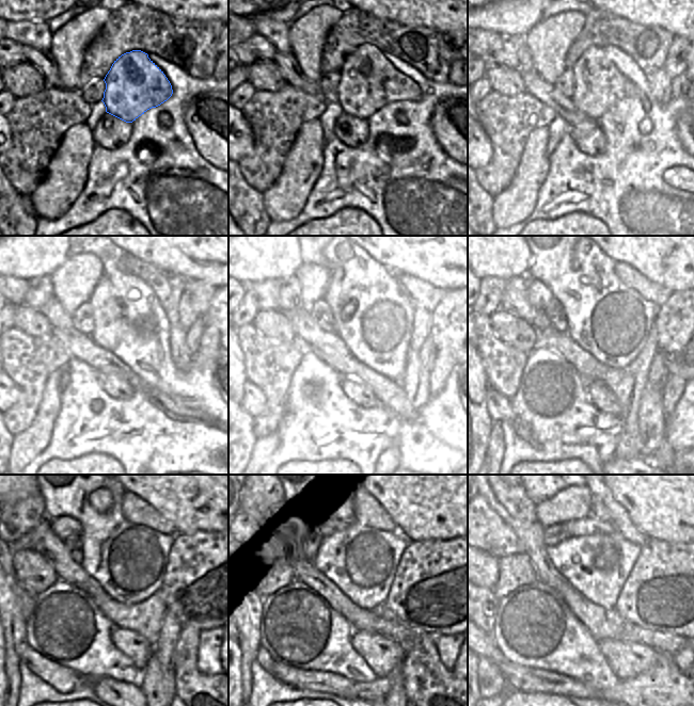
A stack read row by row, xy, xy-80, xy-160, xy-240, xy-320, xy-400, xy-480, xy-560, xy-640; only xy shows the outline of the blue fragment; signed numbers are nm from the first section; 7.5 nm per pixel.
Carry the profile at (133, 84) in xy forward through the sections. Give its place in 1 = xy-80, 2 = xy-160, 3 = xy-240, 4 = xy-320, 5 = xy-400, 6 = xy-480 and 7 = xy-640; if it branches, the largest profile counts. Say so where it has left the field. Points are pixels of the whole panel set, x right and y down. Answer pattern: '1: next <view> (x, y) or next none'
1: next xy-80 (366, 84)
2: next xy-160 (598, 85)
3: next xy-240 (109, 318)
4: next xy-320 (349, 307)
5: next xy-400 (576, 265)
6: next xy-480 (100, 500)
7: next xy-640 (573, 502)

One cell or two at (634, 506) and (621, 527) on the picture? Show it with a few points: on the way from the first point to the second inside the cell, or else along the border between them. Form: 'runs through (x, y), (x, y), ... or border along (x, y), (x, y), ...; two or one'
border along (613, 495), (629, 519), (644, 534); two

